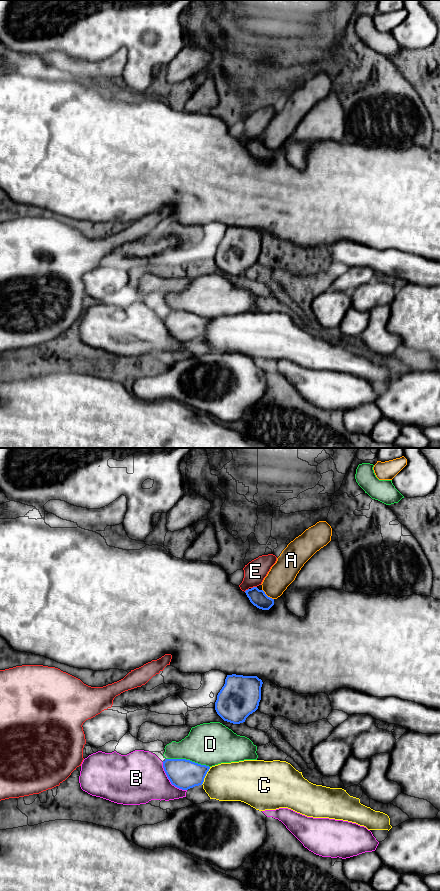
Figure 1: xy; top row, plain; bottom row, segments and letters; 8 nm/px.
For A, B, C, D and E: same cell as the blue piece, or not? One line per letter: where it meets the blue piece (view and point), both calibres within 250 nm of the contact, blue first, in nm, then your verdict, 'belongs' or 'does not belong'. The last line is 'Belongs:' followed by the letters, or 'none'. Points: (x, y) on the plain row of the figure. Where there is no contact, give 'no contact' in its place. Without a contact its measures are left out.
A: xy (266, 147) | 140/200 nm | does not belong
B: xy (169, 331) | 240/420 nm | does not belong
C: xy (205, 327) | 240/320 nm | does not belong
D: xy (188, 312) | 240/340 nm | does not belong
E: xy (253, 139) | 140/180 nm | does not belong
Belongs: none

